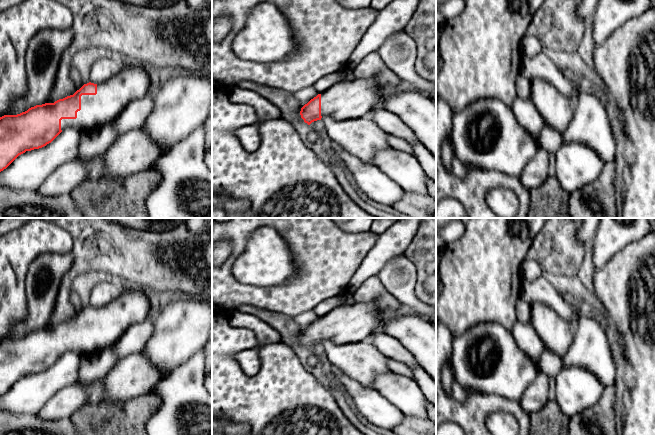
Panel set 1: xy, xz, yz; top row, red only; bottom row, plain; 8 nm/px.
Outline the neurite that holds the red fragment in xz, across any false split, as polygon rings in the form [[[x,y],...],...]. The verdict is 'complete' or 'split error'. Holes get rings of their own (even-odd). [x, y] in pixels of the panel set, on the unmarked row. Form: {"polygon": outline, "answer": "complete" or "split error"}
{"polygon": [[[355,302],[351,305],[340,305],[318,318],[301,332],[300,339],[308,349],[314,345],[321,344],[323,340],[331,340],[337,345],[342,345],[366,340],[380,327],[381,318],[375,310],[375,306],[372,303]]], "answer": "split error"}

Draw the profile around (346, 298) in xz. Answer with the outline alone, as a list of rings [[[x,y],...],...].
[[[345,292],[338,297],[341,300],[341,305],[351,305],[355,303],[351,293]]]

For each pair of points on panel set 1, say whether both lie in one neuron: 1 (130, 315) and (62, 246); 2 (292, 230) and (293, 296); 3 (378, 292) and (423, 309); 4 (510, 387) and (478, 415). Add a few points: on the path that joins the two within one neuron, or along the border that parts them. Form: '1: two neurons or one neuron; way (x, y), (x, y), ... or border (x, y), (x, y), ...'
1: two neurons; border (71, 250), (65, 253), (45, 253)
2: one neuron; way (304, 246), (304, 280)
3: two neurons; border (381, 281), (383, 286), (404, 306)
4: two neurons; border (477, 392), (499, 395), (518, 402)

